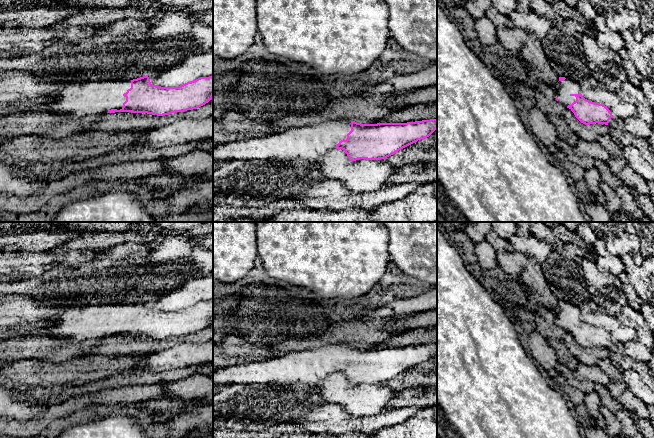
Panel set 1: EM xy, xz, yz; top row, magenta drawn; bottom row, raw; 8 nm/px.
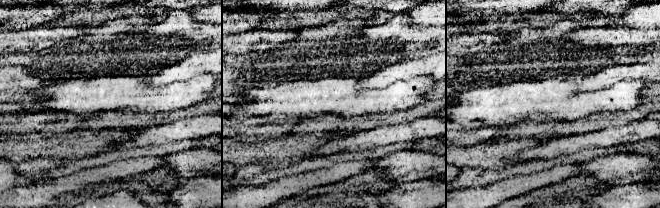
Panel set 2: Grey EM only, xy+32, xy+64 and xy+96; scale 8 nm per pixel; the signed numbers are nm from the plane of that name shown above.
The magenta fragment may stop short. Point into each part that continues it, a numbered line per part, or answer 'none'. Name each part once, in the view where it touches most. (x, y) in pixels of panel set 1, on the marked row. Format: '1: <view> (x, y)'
1: xy (78, 99)

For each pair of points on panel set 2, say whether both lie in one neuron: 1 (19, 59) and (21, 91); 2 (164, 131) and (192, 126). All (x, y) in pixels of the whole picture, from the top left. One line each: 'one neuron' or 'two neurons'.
1: two neurons
2: one neuron

